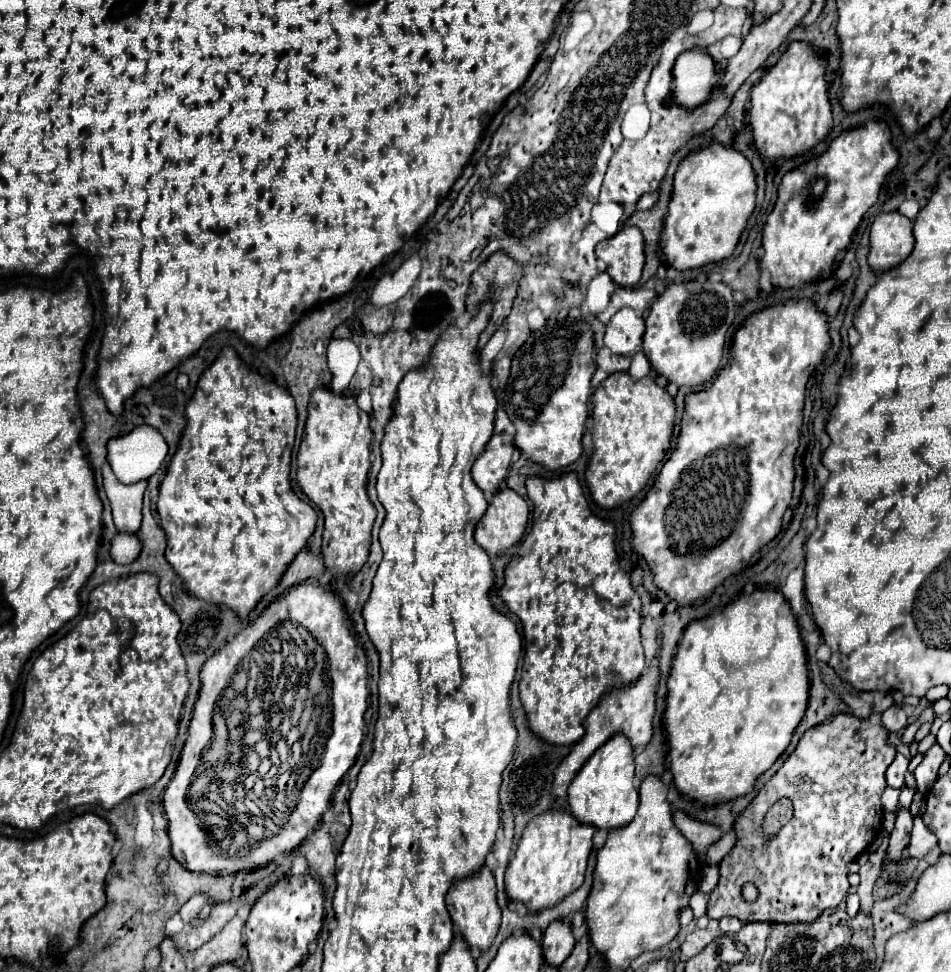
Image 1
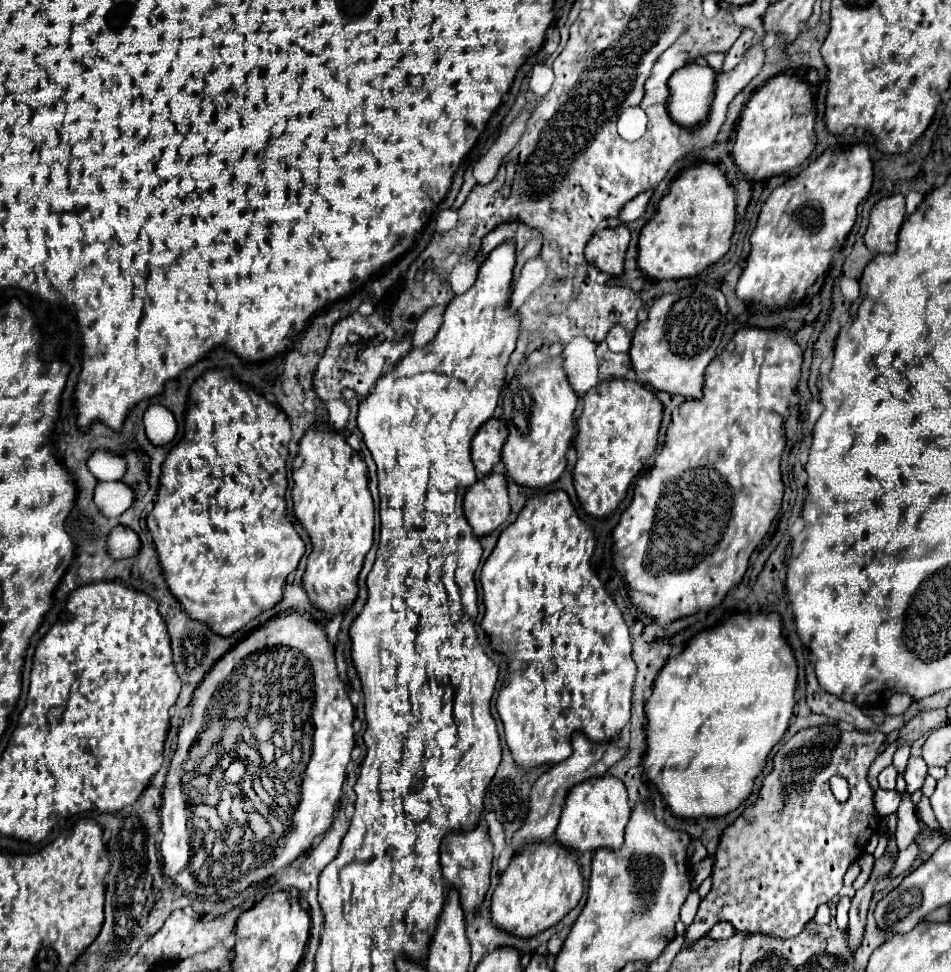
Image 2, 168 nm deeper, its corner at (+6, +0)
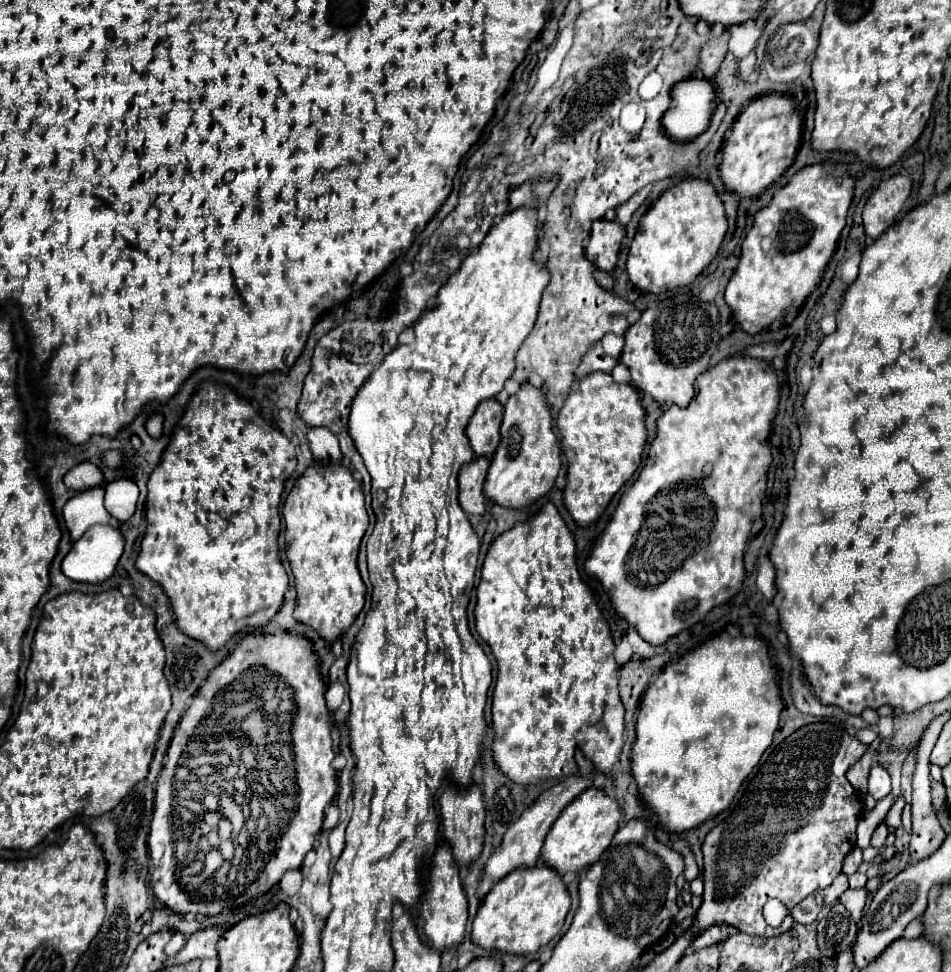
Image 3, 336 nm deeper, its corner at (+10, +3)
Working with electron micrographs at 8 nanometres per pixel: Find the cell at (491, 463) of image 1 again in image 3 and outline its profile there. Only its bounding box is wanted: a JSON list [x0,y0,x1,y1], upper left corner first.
[466,399,502,457]

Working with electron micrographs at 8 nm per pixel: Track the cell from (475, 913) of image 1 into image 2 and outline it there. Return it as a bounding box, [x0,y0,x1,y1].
[440,824,492,916]

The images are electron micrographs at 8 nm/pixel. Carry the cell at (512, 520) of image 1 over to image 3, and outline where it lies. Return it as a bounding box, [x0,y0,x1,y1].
[458,457,490,515]

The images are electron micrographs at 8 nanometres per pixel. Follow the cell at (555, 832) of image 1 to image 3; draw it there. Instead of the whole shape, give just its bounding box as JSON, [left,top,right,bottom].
[472,863,570,953]

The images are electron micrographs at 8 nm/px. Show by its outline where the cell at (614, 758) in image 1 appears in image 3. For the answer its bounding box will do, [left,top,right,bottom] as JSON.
[542,787,620,875]

